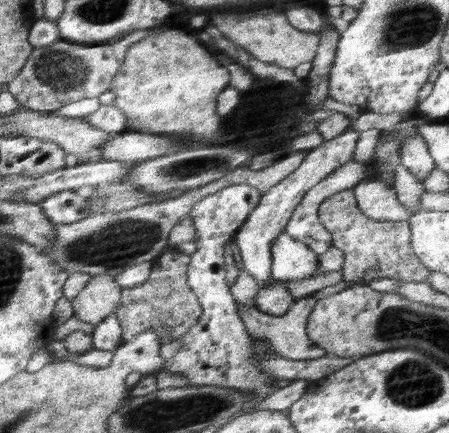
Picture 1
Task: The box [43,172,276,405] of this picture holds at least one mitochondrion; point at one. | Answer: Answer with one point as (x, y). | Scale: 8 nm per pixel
(110, 247)

